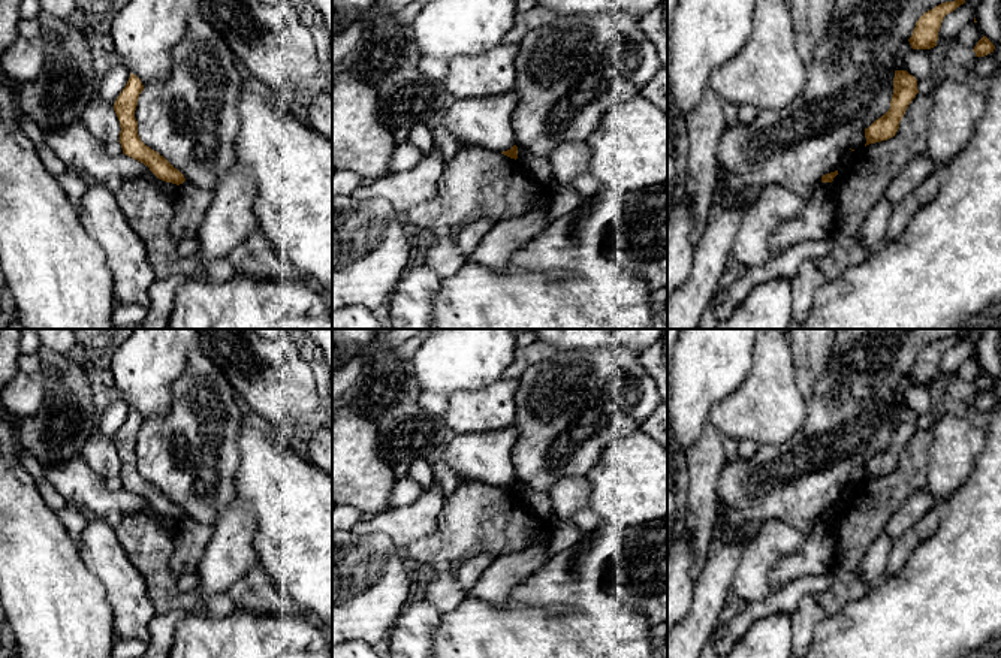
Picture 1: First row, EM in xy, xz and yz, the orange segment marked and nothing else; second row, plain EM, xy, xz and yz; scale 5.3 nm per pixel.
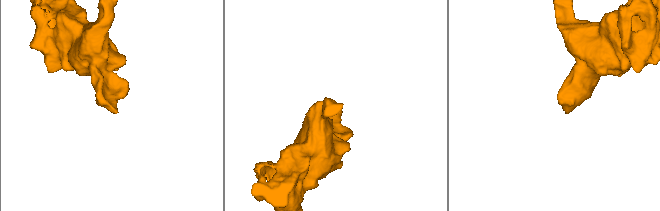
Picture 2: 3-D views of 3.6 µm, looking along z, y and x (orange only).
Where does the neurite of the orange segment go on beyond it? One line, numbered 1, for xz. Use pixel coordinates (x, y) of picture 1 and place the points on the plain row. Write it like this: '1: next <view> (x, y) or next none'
1: next none

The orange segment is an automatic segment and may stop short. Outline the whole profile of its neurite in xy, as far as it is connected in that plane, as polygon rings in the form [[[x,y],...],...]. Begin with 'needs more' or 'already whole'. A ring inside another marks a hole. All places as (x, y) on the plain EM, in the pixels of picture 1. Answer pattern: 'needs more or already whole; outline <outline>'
already whole; outline [[[130,408],[130,413],[114,438],[114,446],[120,456],[120,479],[123,489],[144,498],[162,516],[183,519],[184,510],[175,504],[163,491],[147,482],[138,470],[135,446],[144,420],[141,414]]]

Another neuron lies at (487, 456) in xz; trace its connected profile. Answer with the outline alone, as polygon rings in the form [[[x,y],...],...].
[[[513,426],[503,431],[453,435],[441,461],[455,471],[458,482],[473,480],[503,488],[515,480],[512,452],[515,449],[516,438],[518,432]]]

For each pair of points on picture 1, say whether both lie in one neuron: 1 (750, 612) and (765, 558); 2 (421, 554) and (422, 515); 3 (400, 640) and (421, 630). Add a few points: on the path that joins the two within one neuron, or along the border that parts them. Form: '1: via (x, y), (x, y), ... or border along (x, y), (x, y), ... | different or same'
1: border along (772, 591), (766, 597), (748, 603) | different
2: border along (440, 509), (437, 527), (404, 549) | different
3: via (404, 640), (409, 640), (416, 633) | same

